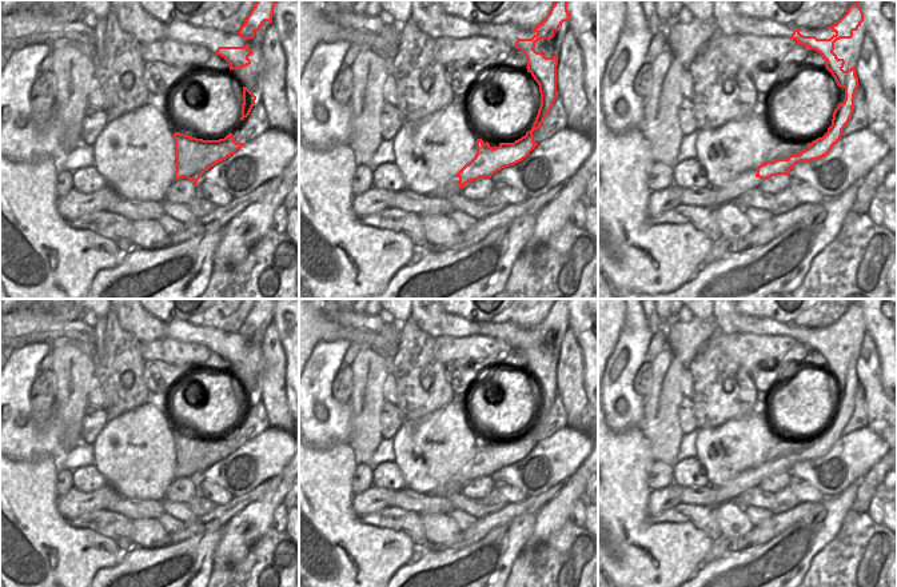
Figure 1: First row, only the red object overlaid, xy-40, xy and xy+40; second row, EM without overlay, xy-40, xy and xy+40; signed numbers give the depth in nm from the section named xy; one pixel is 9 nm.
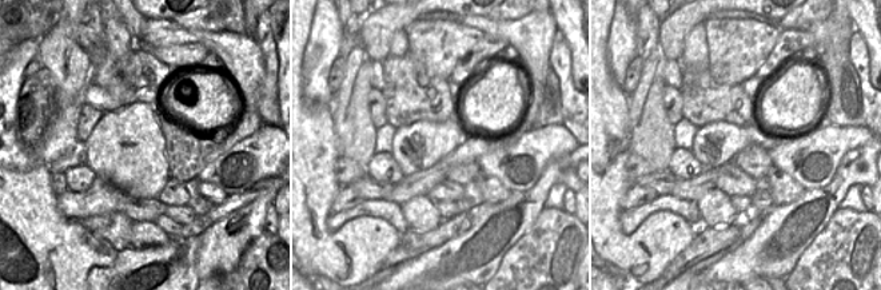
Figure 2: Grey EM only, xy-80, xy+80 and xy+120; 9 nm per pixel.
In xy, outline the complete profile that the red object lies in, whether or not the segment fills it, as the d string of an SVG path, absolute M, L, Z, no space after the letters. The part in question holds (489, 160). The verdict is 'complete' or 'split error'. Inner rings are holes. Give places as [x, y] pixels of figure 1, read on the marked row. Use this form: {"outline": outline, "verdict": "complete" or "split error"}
{"outline": "M555 0L545 20L533 28L535 35L531 39L517 37L515 41L515 48L525 53L527 59L527 72L530 72L538 83L541 92L541 105L531 129L514 143L487 143L478 139L475 157L444 184L447 191L458 193L474 180L491 177L502 168L514 165L526 159L538 145L538 143L534 141L533 132L541 127L558 97L558 55L546 57L542 52L537 52L534 48L538 40L553 39L554 32L562 27L563 21L570 21L567 0Z", "verdict": "split error"}

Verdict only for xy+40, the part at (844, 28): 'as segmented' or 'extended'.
extended

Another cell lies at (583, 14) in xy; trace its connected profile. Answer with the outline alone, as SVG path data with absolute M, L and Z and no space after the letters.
M567 0L570 21L567 28L573 32L583 59L583 89L586 99L598 112L598 0Z

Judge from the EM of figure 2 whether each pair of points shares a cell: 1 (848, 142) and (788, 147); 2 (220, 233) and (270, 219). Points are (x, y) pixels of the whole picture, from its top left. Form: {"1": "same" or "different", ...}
{"1": "same", "2": "different"}

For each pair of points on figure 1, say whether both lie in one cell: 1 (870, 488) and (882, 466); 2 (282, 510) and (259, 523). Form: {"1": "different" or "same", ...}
{"1": "same", "2": "different"}

